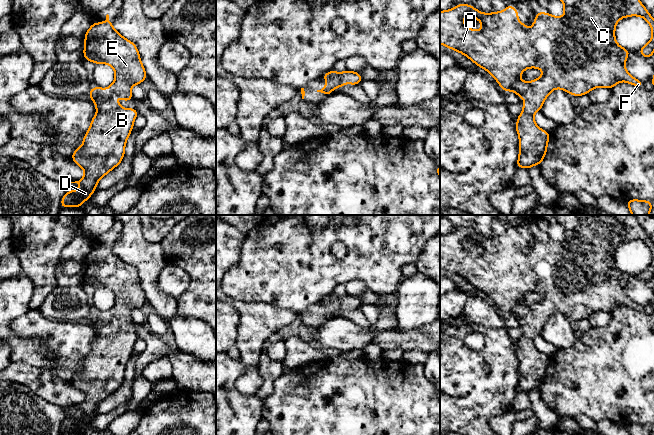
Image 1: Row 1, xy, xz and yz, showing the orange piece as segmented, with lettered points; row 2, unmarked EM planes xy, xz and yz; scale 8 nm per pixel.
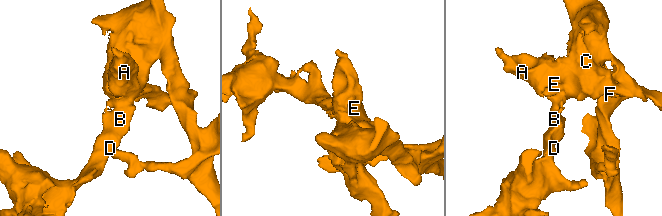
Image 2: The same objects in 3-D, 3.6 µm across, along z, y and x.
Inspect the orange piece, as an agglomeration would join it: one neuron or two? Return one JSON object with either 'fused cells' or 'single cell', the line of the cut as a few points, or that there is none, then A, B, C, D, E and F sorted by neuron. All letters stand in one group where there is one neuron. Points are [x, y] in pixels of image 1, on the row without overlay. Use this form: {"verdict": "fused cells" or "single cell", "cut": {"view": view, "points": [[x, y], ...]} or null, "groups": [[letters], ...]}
{"verdict": "single cell", "cut": null, "groups": [["A", "B", "C", "D", "E", "F"]]}

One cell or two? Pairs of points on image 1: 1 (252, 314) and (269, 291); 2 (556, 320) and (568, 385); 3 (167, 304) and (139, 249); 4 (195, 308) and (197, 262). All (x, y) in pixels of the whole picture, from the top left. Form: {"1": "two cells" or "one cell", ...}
{"1": "two cells", "2": "two cells", "3": "one cell", "4": "one cell"}

